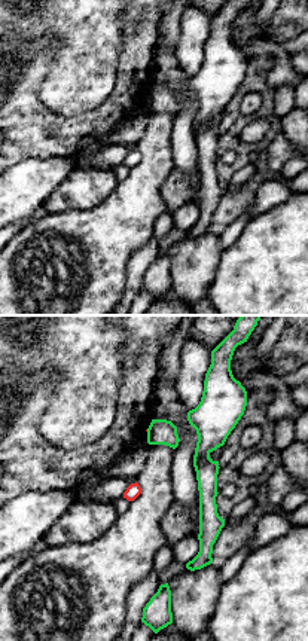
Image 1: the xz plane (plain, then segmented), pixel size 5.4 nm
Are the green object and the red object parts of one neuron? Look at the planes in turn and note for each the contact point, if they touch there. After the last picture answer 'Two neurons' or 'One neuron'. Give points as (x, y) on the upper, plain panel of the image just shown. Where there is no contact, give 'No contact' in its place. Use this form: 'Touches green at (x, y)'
No contact

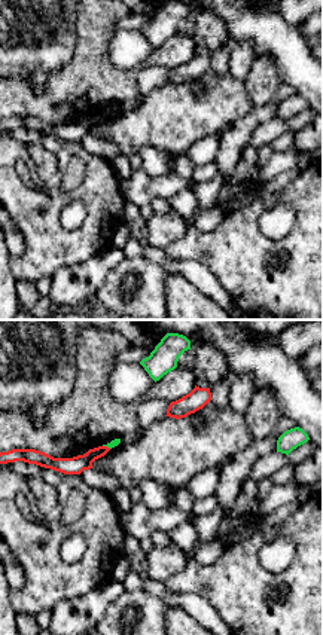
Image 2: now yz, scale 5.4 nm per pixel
Touches green at (107, 113)

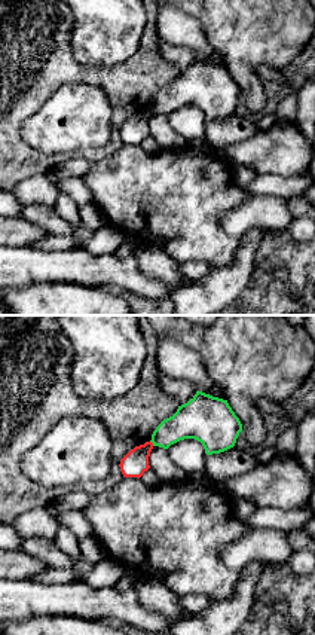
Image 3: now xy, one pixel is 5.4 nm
Touches green at (152, 109)

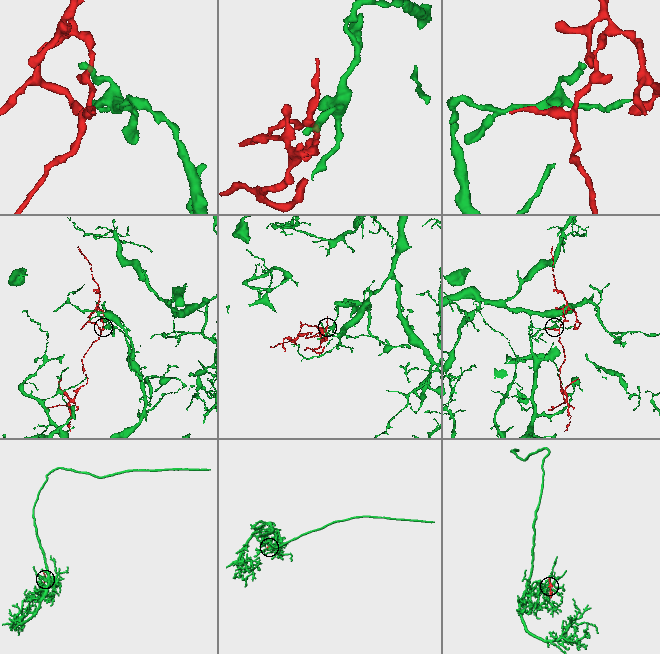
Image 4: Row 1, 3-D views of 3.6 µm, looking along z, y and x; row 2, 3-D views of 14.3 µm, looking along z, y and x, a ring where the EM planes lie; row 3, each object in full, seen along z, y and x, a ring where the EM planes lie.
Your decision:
Two neurons

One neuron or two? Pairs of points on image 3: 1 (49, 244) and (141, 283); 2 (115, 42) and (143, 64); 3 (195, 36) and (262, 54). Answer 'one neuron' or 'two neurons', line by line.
1: two neurons
2: two neurons
3: two neurons

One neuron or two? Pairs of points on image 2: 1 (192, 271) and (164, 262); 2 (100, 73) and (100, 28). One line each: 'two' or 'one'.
1: one
2: one

